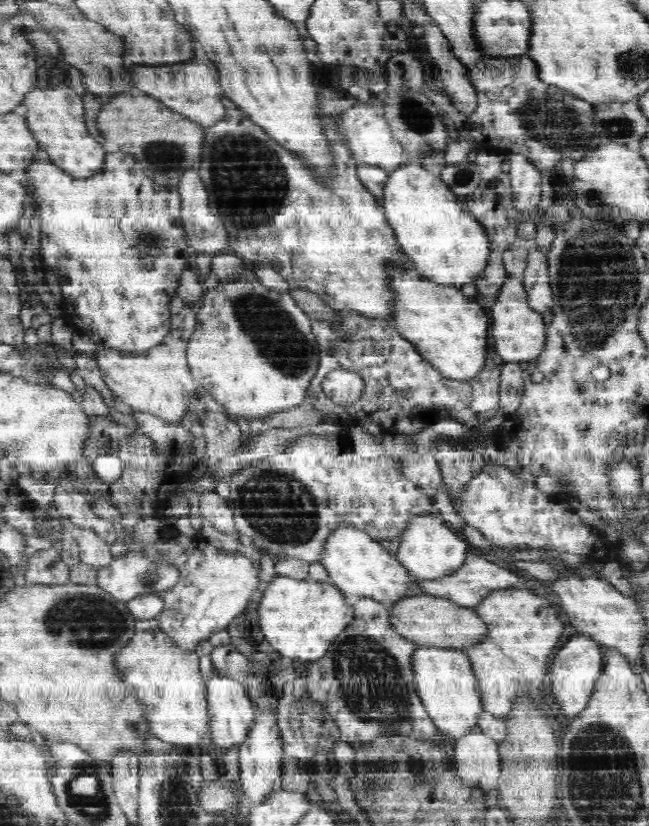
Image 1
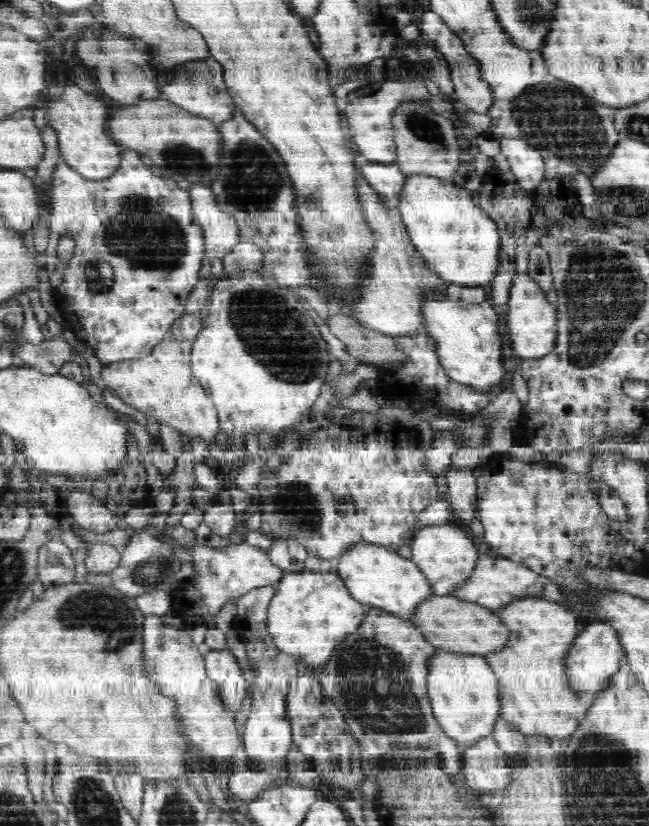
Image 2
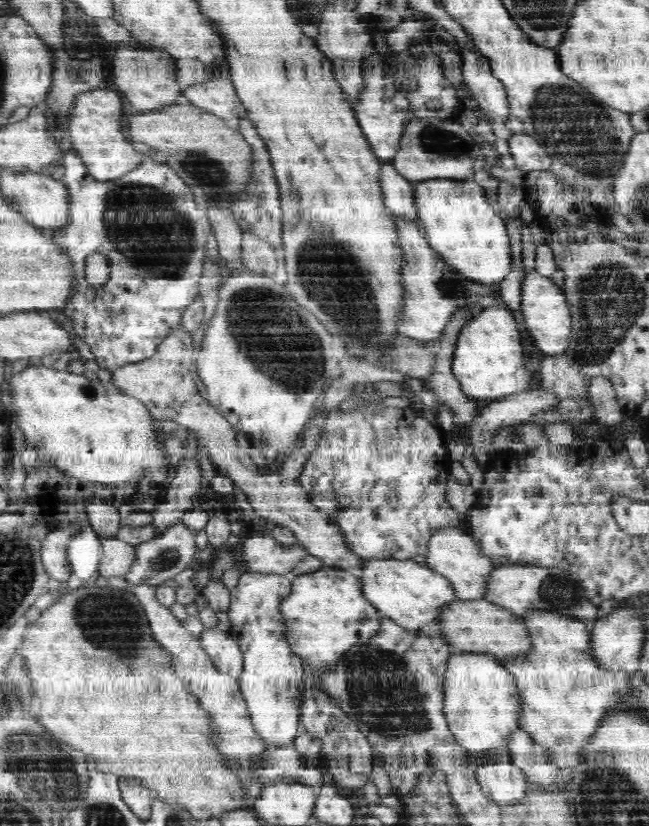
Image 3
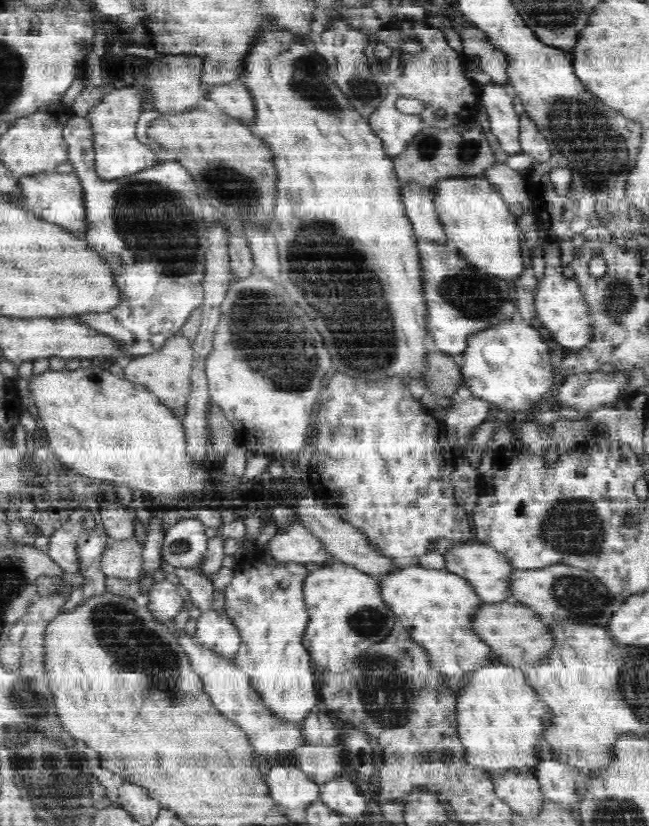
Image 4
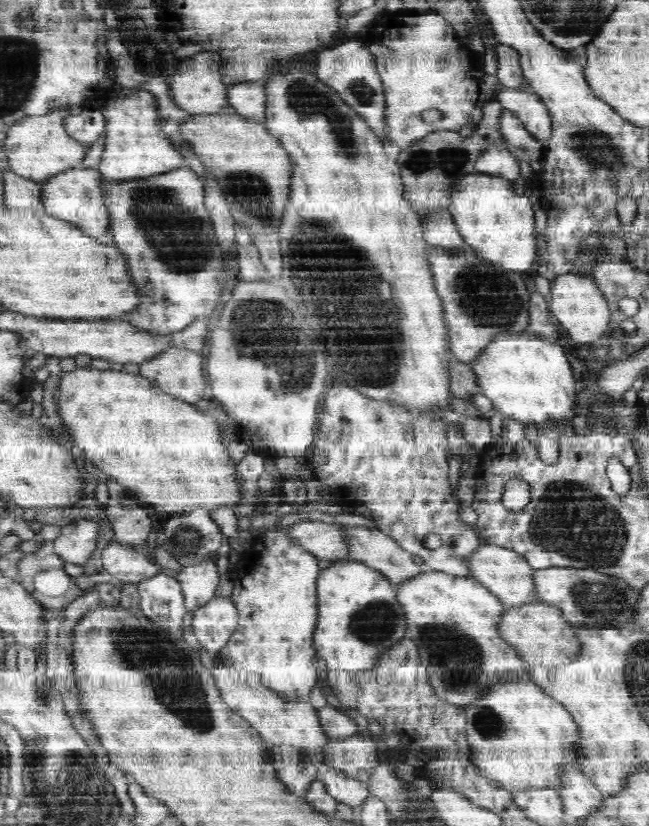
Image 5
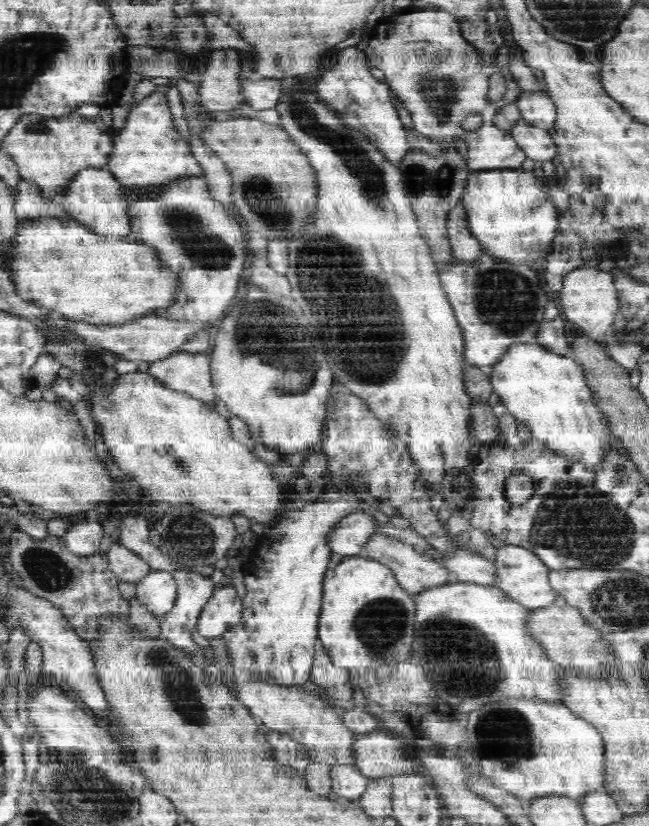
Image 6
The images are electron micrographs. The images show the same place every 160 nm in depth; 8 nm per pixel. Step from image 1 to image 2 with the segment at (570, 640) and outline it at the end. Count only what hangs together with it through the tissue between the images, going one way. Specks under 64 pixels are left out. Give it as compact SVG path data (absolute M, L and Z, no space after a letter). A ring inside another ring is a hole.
M598 620L589 621L584 632L574 642L572 652L568 656L570 675L574 676L573 686L597 695L602 692L621 671L621 662L625 658L625 647L622 644L622 634L614 624Z

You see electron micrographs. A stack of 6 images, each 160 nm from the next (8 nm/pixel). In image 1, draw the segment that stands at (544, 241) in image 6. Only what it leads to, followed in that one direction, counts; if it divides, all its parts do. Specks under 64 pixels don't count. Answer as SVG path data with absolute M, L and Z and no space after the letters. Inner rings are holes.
M406 163L390 173L380 200L413 271L444 286L460 287L482 278L490 264L490 237L485 225L465 209L464 199L419 164Z

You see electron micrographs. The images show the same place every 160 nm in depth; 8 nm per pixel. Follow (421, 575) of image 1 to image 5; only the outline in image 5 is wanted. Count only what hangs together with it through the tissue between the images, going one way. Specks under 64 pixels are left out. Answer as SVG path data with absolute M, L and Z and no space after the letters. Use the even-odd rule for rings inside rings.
M482 544L470 563L472 563L473 570L476 571L473 577L488 590L497 594L509 609L540 603L535 577L536 570L525 555L505 546Z

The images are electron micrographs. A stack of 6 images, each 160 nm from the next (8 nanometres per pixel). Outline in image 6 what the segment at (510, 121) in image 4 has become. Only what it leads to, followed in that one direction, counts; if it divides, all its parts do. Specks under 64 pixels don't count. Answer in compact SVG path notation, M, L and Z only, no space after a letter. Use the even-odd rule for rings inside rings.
M522 119L511 129L514 141L522 148L526 157L533 161L552 161L560 148L550 137L549 130L540 129Z

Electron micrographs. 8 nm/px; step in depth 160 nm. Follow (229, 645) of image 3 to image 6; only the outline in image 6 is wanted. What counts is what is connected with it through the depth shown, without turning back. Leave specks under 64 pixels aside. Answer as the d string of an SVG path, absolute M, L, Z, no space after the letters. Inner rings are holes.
M232 585L214 589L206 607L202 610L198 630L202 637L223 636L233 625L241 623L244 602Z

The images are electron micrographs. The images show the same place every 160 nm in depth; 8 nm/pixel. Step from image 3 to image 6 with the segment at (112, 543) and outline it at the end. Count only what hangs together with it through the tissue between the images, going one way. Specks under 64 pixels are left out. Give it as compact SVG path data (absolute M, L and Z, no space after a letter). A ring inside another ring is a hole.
M115 542L105 553L112 572L127 583L139 581L152 570L145 560L120 542Z

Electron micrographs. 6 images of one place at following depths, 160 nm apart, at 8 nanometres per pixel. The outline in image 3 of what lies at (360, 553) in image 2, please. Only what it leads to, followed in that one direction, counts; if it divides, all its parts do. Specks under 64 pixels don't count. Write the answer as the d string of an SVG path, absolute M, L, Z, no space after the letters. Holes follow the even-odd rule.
M411 559L405 561L370 561L360 571L364 579L364 593L370 603L378 608L382 618L394 620L400 627L420 638L432 642L442 642L452 650L454 644L446 636L445 614L450 606L460 602L452 579L426 564L415 563Z

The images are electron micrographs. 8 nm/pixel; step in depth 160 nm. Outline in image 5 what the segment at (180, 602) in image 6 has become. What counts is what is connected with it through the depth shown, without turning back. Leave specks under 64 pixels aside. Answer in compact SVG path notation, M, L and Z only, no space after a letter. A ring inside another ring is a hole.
M210 558L210 560L203 561L194 566L182 566L180 569L175 570L174 574L181 586L186 613L197 613L198 610L202 609L206 604L209 604L215 597L214 591L220 580L215 558Z

